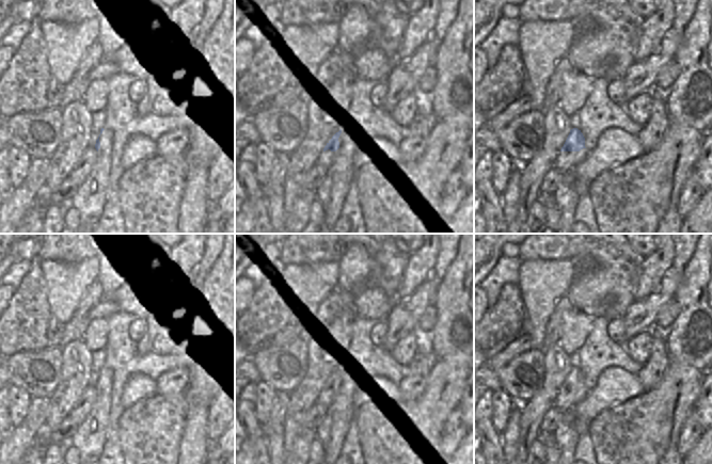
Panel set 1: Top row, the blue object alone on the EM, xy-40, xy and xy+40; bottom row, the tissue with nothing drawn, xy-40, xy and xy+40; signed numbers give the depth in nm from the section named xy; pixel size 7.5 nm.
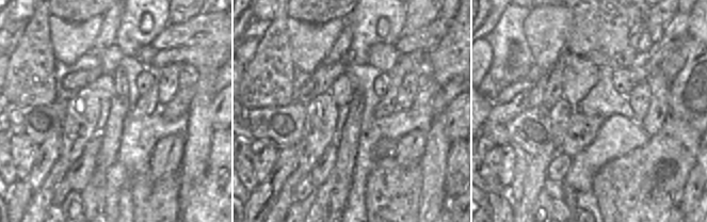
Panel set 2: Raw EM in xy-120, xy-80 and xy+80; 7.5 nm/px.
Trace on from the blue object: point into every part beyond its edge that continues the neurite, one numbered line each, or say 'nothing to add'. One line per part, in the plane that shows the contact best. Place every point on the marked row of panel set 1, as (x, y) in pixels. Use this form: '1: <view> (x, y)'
1: xy-40 (81, 171)

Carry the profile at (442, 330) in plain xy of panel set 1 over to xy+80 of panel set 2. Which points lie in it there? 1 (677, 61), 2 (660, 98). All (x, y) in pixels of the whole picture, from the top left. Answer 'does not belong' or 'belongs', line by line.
1: does not belong
2: does not belong

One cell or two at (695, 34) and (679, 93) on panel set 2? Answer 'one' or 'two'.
one

